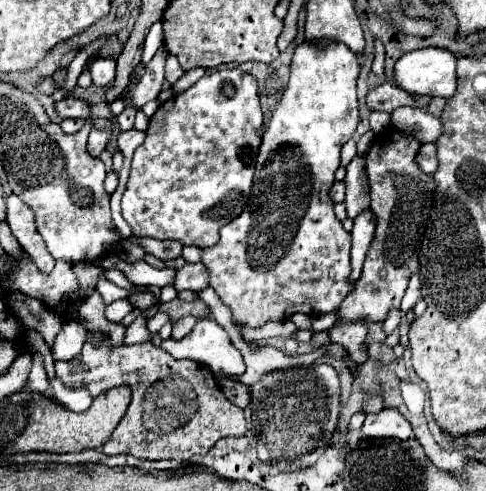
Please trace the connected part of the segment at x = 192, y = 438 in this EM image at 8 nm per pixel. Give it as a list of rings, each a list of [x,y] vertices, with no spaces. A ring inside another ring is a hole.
[[[109,339],[101,347],[85,341],[83,361],[89,363],[89,369],[74,373],[69,362],[55,361],[57,377],[68,387],[87,387],[93,397],[122,385],[131,387],[133,393],[127,415],[121,419],[111,439],[103,445],[105,455],[129,453],[151,461],[187,461],[193,455],[205,455],[219,439],[241,437],[247,431],[243,409],[227,401],[213,373],[205,371],[205,367],[197,361],[177,361],[151,343],[111,349]]]

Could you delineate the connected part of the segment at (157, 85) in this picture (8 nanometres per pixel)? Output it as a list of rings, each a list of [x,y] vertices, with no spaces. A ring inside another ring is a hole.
[[[161,47],[157,51],[157,55],[153,57],[153,61],[145,67],[145,73],[137,81],[137,85],[125,93],[125,97],[123,97],[125,99],[125,105],[131,105],[131,107],[141,109],[147,101],[157,99],[157,95],[163,89],[163,81],[165,81],[163,79],[165,57],[167,57],[167,51],[165,51],[165,47]]]

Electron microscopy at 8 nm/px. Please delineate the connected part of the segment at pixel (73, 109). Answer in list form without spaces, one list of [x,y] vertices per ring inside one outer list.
[[[65,97],[55,103],[55,111],[61,119],[85,119],[89,117],[89,105],[83,99]]]

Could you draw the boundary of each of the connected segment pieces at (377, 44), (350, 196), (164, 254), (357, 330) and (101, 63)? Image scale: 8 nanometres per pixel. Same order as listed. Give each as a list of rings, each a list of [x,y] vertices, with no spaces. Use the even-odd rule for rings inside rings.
[[[377,38],[374,39],[374,47],[375,59],[373,60],[371,69],[380,79],[384,80],[385,48]]]
[[[356,155],[346,167],[346,176],[344,179],[347,187],[347,215],[355,219],[361,211],[369,209],[369,183],[365,171],[365,160],[363,157]]]
[[[139,239],[139,243],[145,247],[147,253],[159,257],[161,261],[177,259],[181,255],[183,245],[177,241],[159,241],[159,239]]]
[[[353,321],[353,323],[339,323],[329,329],[329,341],[343,345],[349,353],[349,357],[357,363],[363,365],[369,359],[367,351],[367,321]]]
[[[93,59],[87,65],[89,73],[91,73],[91,79],[93,79],[93,85],[105,87],[105,85],[113,83],[113,79],[115,79],[115,65],[117,65],[115,59]]]

